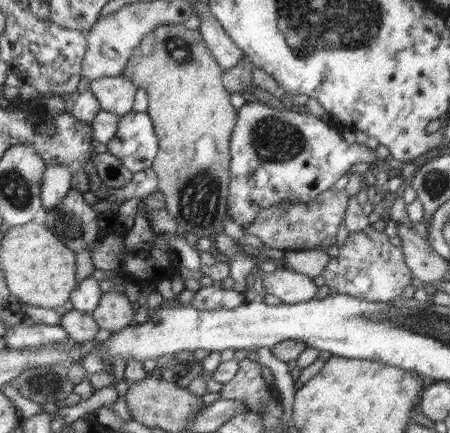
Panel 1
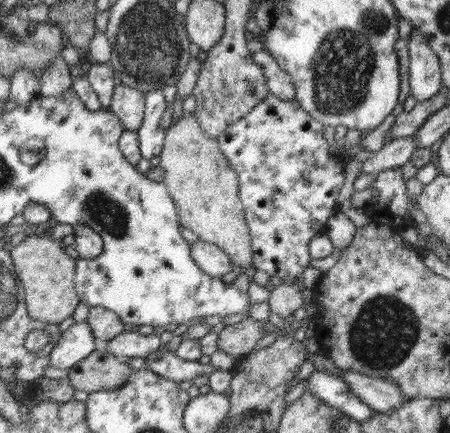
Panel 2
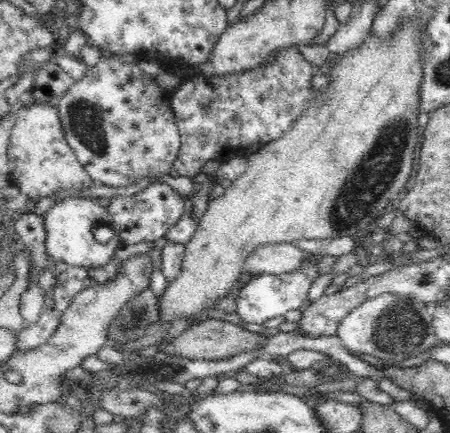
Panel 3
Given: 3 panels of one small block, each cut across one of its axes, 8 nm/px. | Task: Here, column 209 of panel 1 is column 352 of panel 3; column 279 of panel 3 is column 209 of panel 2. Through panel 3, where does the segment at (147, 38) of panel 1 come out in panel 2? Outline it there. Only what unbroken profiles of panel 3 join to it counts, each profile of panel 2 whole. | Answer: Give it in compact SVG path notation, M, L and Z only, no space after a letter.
M194 112L184 113L165 130L165 142L161 151L159 166L164 171L163 183L170 198L177 208L179 223L198 235L198 239L216 244L230 258L233 268L240 268L242 273L254 268L252 263L252 241L248 225L244 218L244 209L239 197L239 182L236 171L228 164L226 157L219 150L217 140L204 136L200 122Z

